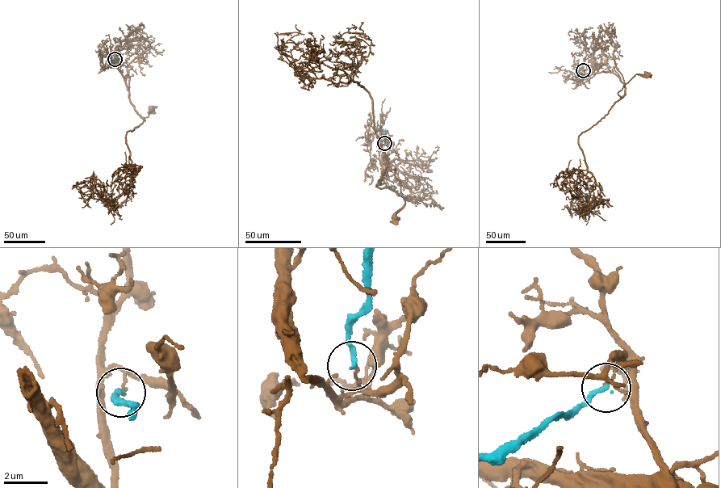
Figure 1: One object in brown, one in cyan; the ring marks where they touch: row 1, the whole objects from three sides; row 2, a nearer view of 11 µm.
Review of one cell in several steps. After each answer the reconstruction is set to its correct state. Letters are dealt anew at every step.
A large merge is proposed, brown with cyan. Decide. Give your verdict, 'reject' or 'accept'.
reject

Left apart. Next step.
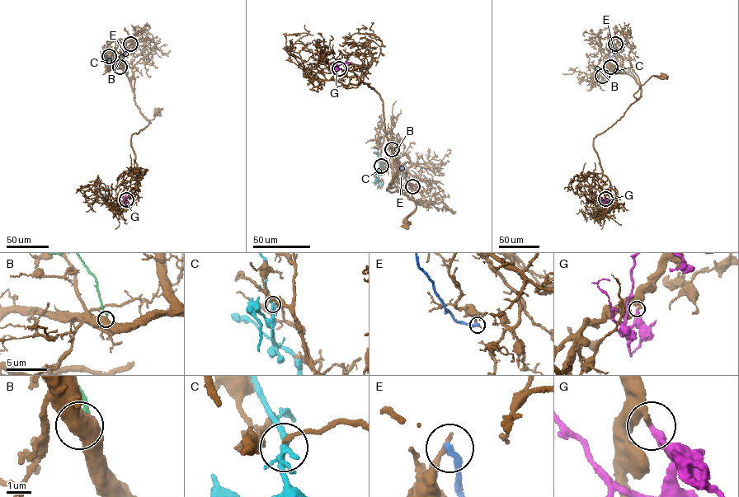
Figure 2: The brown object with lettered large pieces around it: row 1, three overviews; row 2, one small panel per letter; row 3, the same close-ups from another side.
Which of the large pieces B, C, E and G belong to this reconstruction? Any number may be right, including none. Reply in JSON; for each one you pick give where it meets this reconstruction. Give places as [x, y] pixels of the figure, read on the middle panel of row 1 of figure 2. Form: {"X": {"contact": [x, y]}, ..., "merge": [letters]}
{"G": {"contact": [339, 68]}, "merge": ["G"]}

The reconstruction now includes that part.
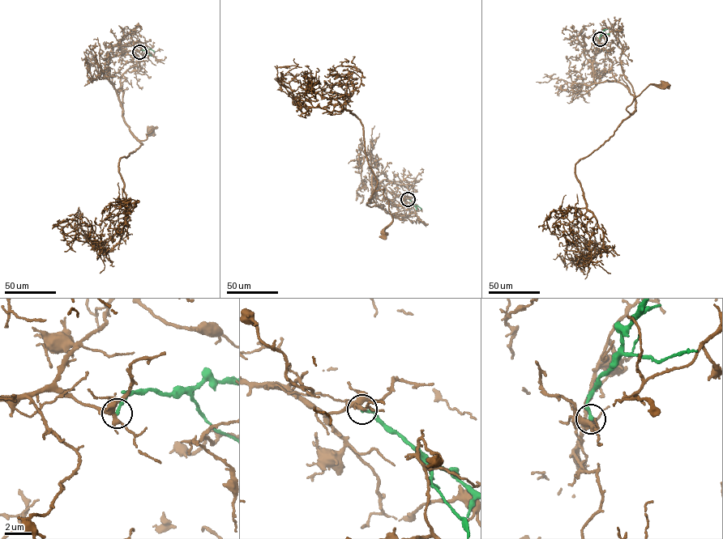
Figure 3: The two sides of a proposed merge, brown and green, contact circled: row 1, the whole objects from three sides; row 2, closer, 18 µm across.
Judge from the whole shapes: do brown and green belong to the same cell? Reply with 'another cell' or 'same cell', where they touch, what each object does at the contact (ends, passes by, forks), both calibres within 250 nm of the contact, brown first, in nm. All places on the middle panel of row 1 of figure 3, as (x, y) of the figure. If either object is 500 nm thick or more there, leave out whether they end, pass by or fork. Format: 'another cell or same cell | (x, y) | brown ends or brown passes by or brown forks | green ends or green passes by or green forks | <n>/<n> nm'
another cell | (408, 199) | brown forks | green ends | 320/280 nm

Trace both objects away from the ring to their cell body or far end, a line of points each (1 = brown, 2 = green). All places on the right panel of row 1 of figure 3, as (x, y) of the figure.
1: (600, 39), (593, 80), (616, 80), (626, 87), (635, 103), (630, 113), (626, 108), (648, 86), (664, 85)
2: (600, 39), (602, 31), (607, 29)

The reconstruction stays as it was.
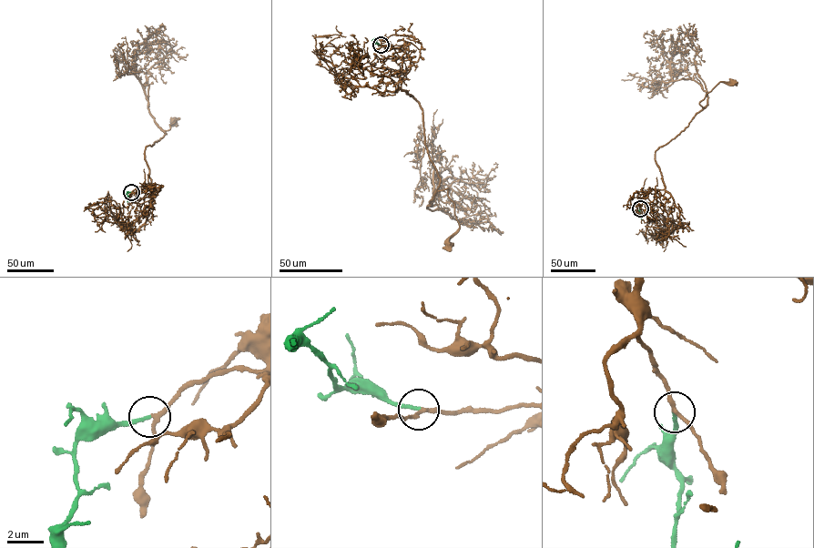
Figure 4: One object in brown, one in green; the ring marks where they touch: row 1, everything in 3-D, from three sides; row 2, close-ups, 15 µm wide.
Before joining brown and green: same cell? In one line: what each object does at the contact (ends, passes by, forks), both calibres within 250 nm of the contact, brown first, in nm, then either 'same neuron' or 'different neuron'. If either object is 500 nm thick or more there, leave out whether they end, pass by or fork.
brown passes by; green ends; calibres 200 and 170 nm; same neuron

